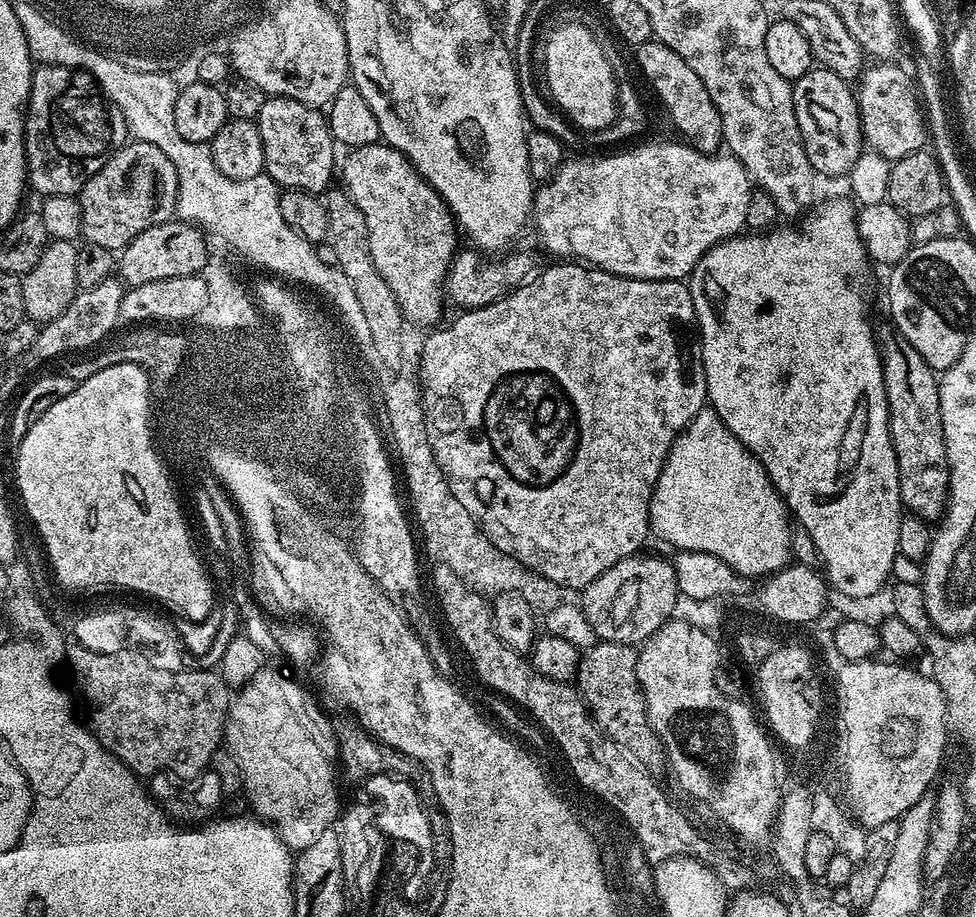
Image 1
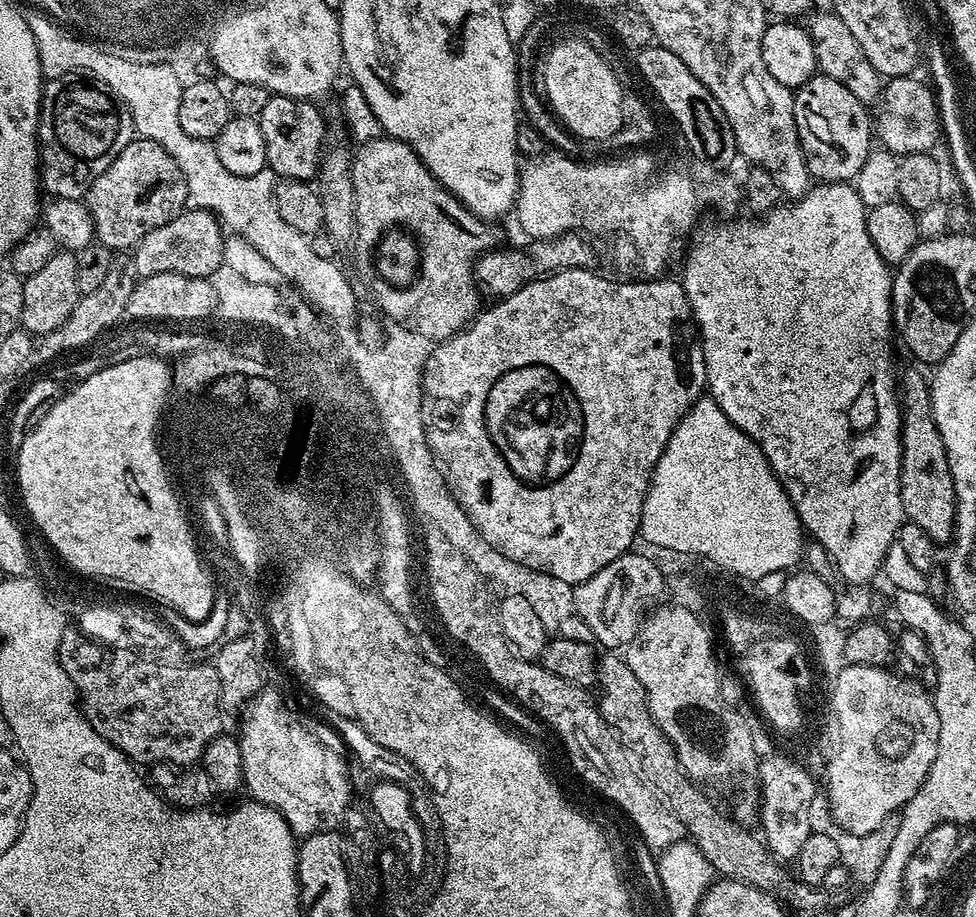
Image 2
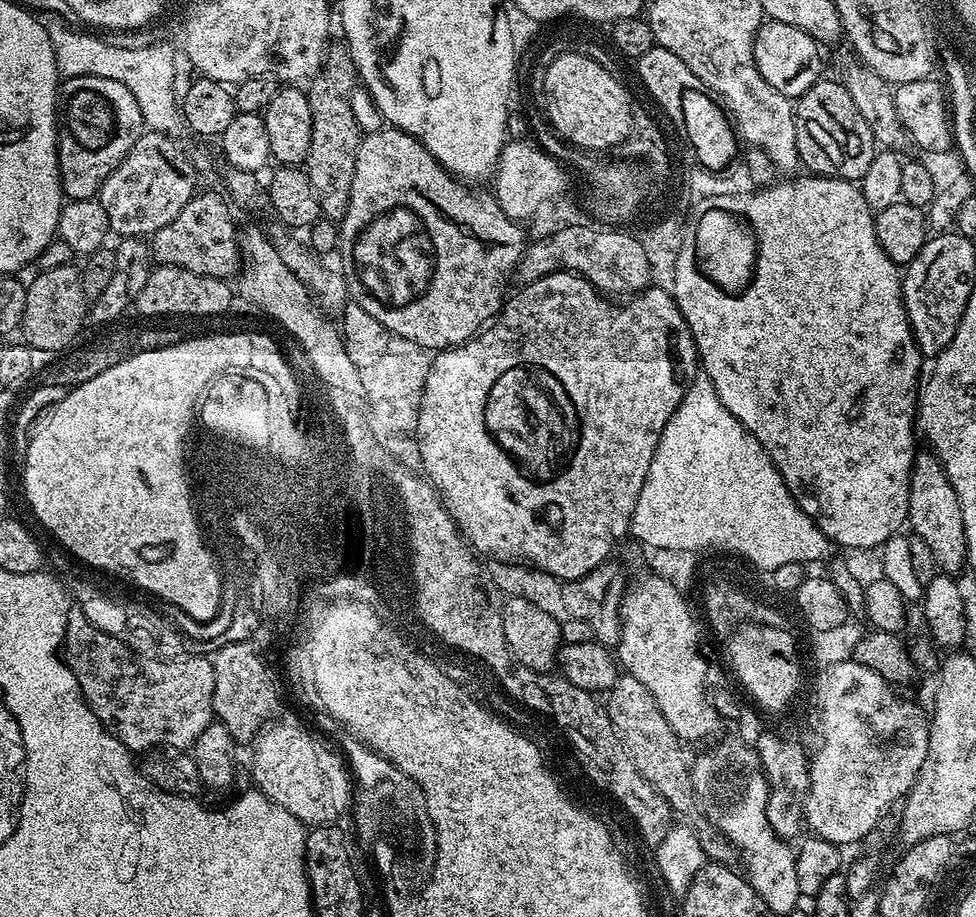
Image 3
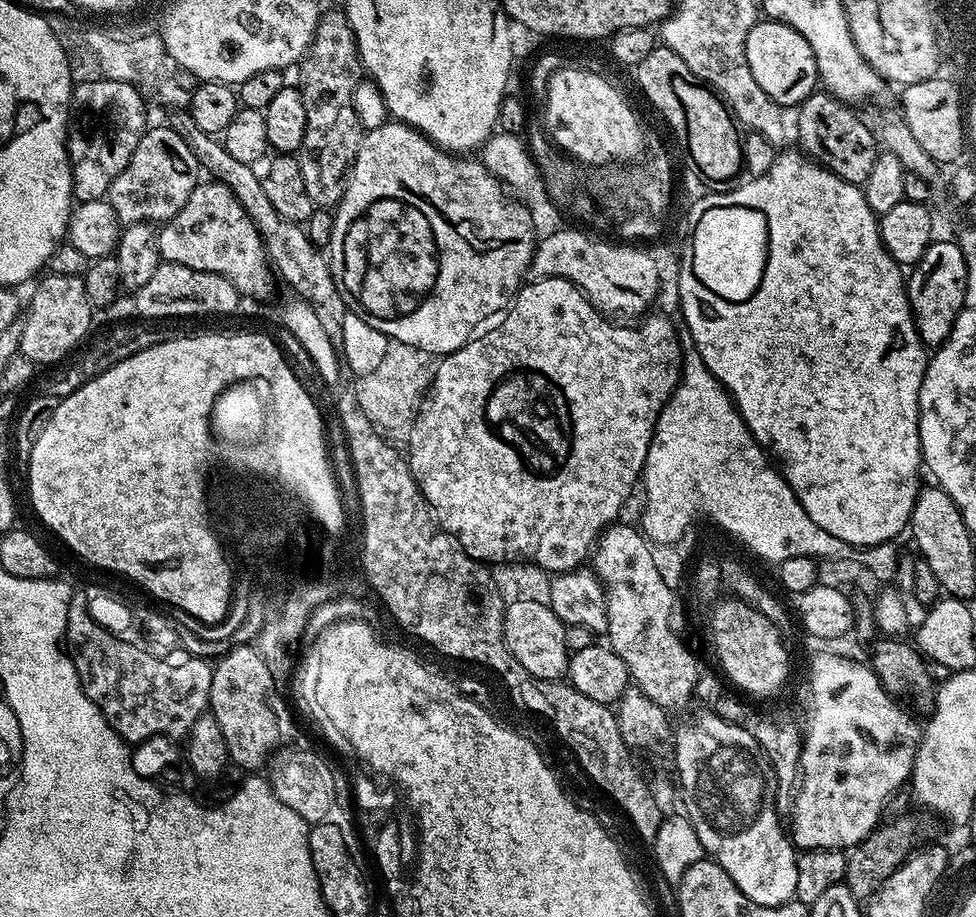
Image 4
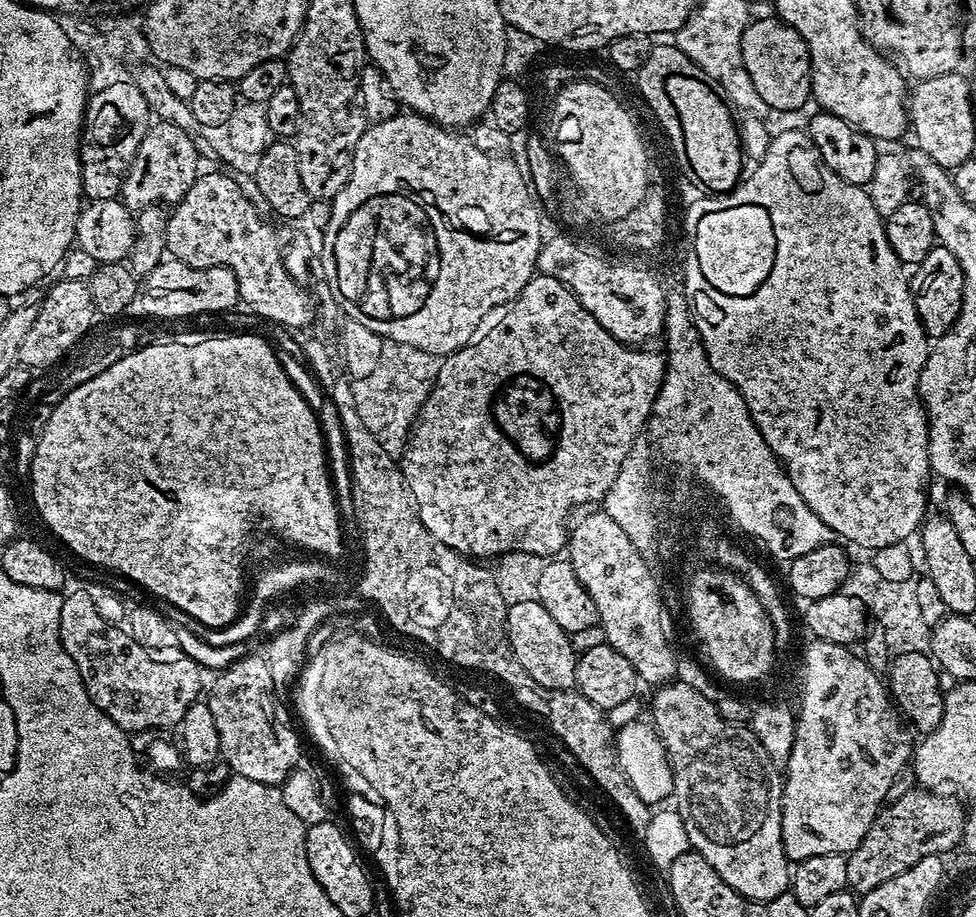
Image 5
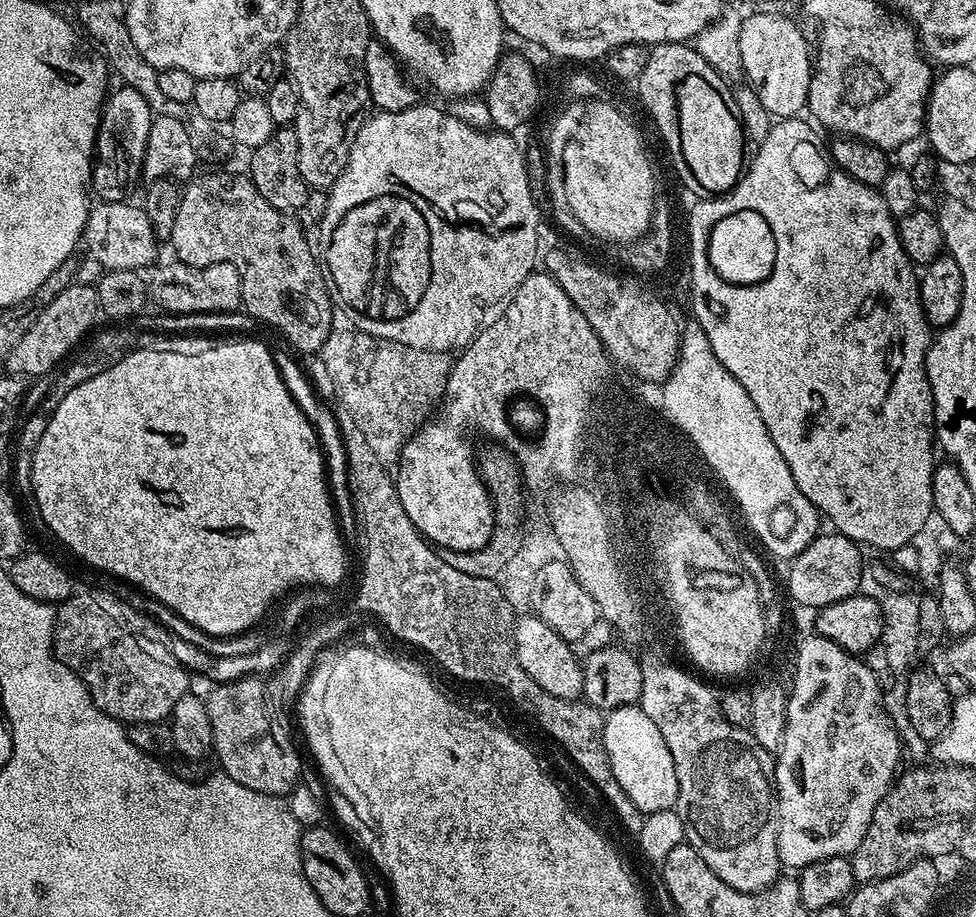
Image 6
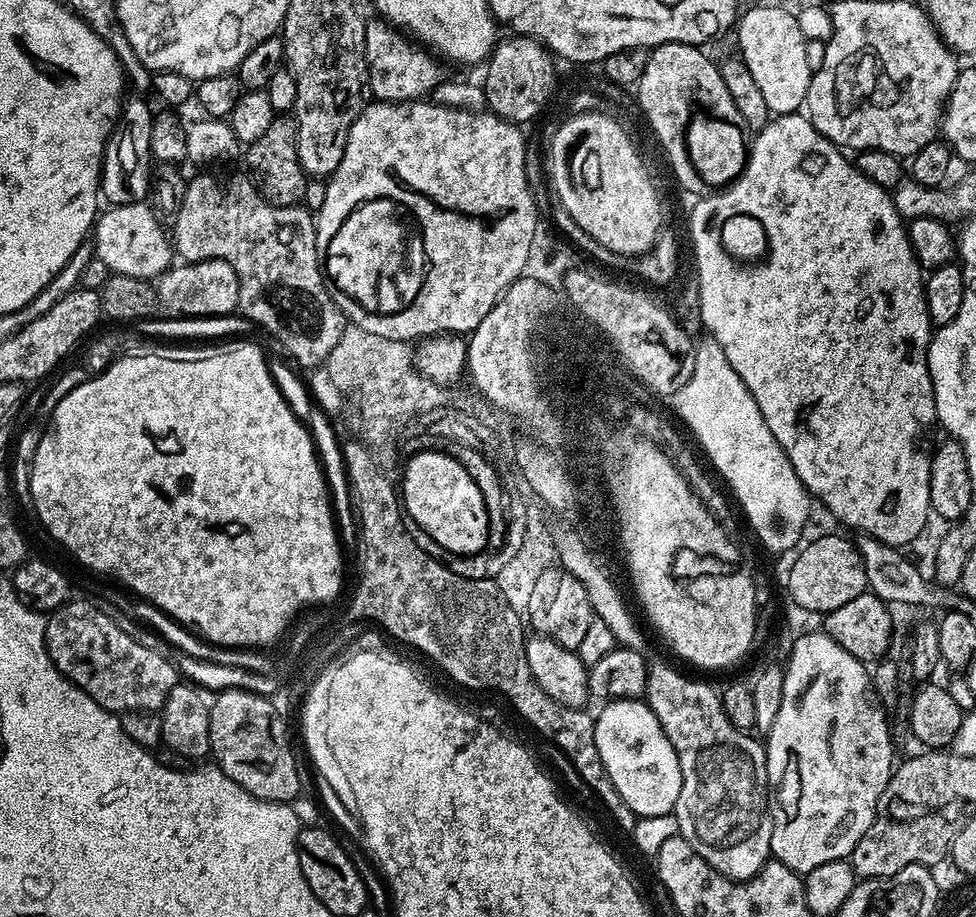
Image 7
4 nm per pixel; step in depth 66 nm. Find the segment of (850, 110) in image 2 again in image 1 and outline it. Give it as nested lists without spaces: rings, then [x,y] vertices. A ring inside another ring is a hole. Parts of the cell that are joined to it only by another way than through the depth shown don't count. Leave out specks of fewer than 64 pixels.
[[[813,66],[806,74],[802,74],[802,78],[798,78],[792,84],[792,101],[806,158],[813,172],[821,177],[847,177],[865,147],[853,85],[838,78],[838,74],[834,74],[828,68]]]

